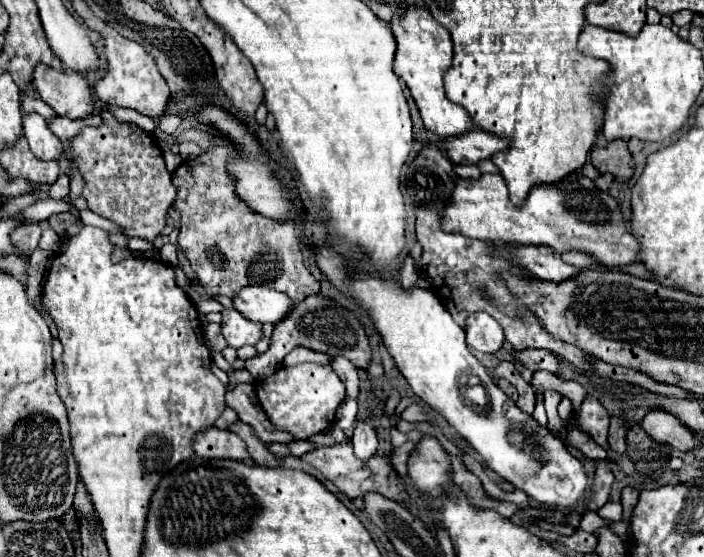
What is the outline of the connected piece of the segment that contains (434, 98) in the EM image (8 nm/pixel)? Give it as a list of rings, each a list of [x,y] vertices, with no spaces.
[[[416,8],[416,12],[408,12],[408,16],[404,16],[404,20],[390,24],[390,28],[398,42],[394,72],[398,74],[398,78],[402,78],[408,84],[426,130],[430,130],[442,138],[462,136],[462,134],[474,130],[476,126],[474,126],[470,114],[462,106],[452,104],[444,94],[444,74],[452,66],[452,56],[454,56],[448,30],[440,22],[436,22],[434,16],[426,8]]]

